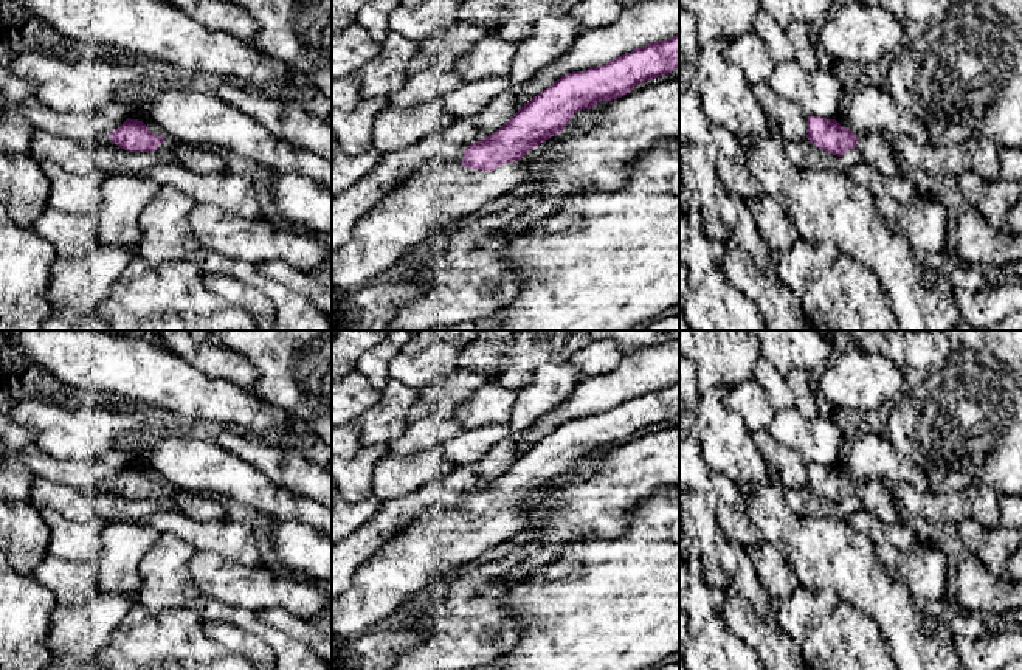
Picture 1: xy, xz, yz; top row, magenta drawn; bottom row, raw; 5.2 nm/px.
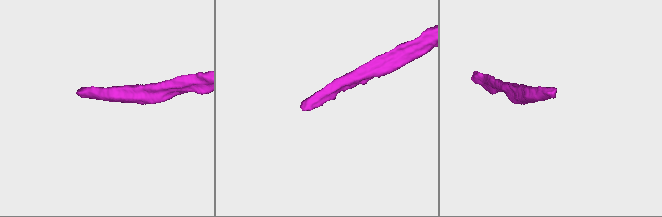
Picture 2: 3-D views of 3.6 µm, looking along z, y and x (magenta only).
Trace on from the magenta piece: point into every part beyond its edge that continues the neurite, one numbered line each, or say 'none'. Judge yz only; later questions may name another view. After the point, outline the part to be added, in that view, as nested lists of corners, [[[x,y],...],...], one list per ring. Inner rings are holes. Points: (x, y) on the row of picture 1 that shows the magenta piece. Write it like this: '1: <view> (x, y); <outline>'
1: yz (873, 149); [[[881,133],[859,135],[856,149],[861,152],[862,160],[879,172],[886,175],[898,174],[895,150],[884,141]]]

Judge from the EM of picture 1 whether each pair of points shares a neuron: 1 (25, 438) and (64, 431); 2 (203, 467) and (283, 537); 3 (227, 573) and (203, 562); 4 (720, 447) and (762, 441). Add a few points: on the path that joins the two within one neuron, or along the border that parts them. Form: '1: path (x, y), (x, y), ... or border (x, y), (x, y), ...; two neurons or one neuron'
1: border (16, 421), (34, 433), (34, 444); two neurons
2: border (278, 520), (298, 520), (314, 529); two neurons
3: path (220, 573), (214, 573), (210, 568); one neuron
4: border (751, 433), (756, 448), (766, 462); two neurons

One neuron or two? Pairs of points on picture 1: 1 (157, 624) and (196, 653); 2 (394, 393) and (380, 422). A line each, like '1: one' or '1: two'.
1: one
2: one

